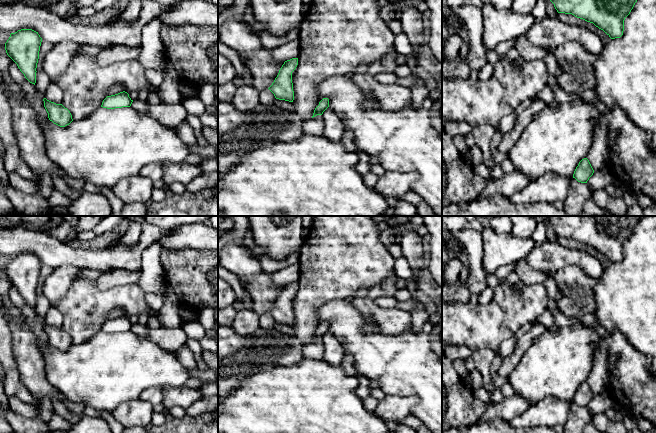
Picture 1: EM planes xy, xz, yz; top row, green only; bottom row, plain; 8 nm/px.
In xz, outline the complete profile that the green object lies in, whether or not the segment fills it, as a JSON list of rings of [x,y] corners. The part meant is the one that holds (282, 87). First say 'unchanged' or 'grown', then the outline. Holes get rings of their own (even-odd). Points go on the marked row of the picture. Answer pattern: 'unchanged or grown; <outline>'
unchanged; [[[298,58],[287,60],[282,65],[277,77],[268,88],[276,99],[293,102],[294,91],[292,83],[292,72],[298,65]]]

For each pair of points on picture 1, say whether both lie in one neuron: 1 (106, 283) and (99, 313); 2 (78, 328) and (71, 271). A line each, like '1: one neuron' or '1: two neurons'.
1: two neurons
2: two neurons

